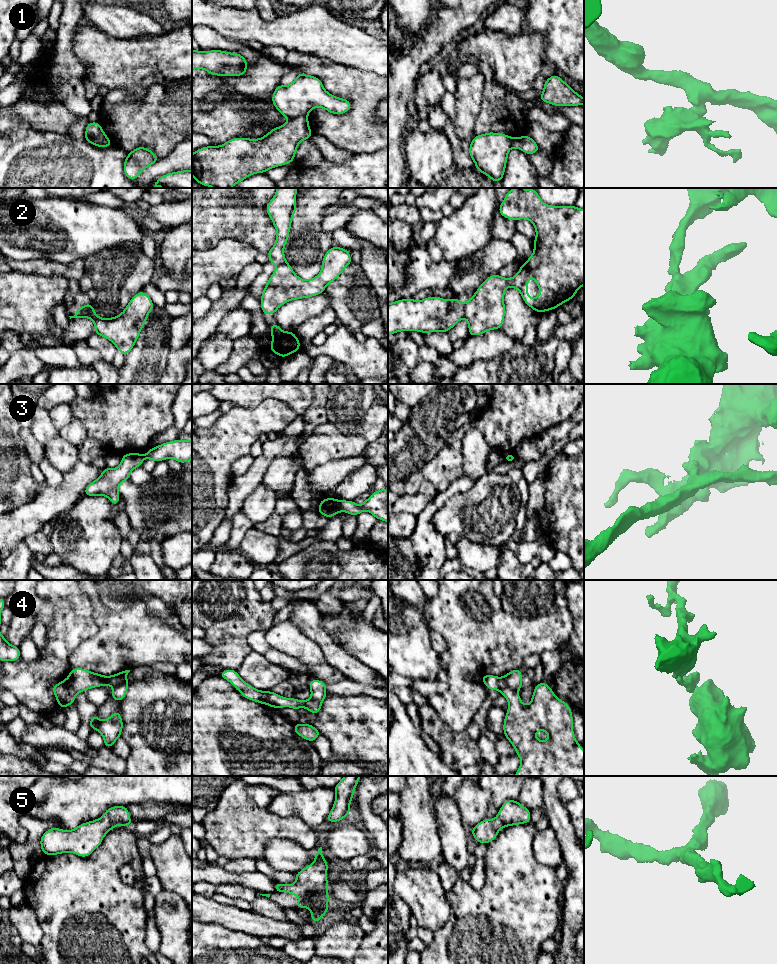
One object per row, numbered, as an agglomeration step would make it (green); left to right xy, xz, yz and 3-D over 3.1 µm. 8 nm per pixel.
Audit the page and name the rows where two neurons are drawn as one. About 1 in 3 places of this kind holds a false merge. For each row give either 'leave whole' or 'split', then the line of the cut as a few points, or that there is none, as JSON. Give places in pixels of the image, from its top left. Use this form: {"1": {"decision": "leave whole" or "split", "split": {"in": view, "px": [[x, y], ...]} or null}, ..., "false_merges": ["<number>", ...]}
{"1": {"decision": "split", "split": {"in": "xz", "px": [[307, 115], [289, 119]]}}, "2": {"decision": "split", "split": {"in": "xy", "px": [[90, 304], [85, 307], [85, 317]]}}, "3": {"decision": "split", "split": {"in": "xz", "px": [[338, 501], [340, 510]]}}, "4": {"decision": "split", "split": {"in": "yz", "px": [[503, 677], [506, 684], [516, 692]]}}, "5": {"decision": "leave whole", "split": null}, "false_merges": ["1", "2", "3", "4"]}

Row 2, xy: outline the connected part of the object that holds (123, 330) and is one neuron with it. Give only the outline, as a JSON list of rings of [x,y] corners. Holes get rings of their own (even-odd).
[[[140,291],[116,317],[98,317],[91,304],[85,307],[85,316],[93,321],[95,334],[107,338],[120,353],[127,355],[134,347],[153,308],[151,298],[144,291]]]

